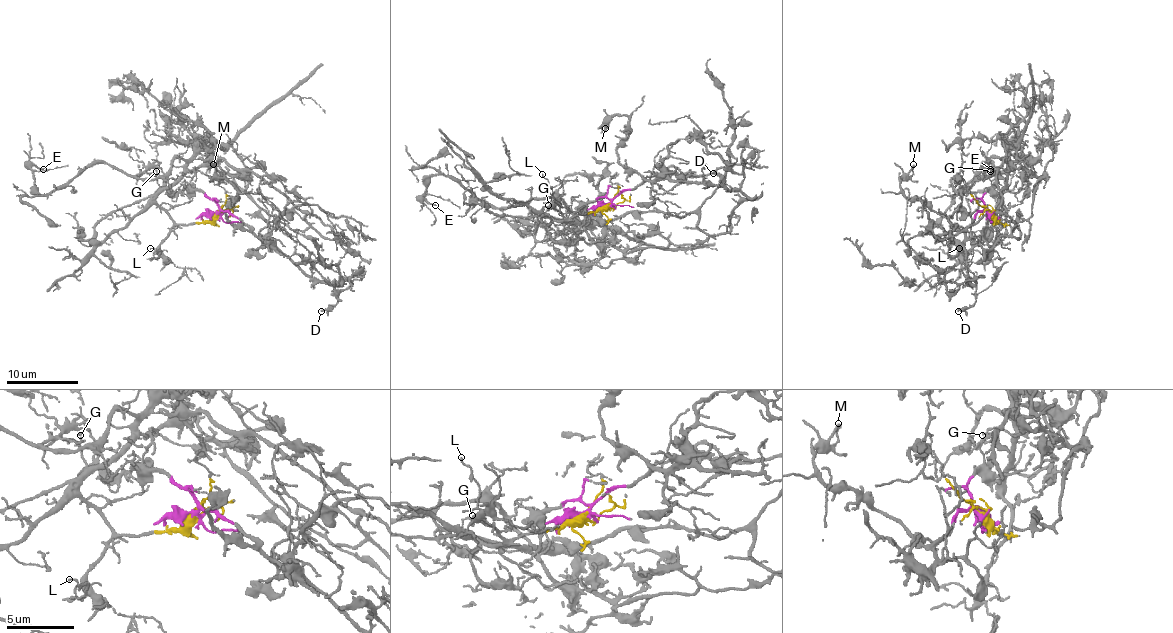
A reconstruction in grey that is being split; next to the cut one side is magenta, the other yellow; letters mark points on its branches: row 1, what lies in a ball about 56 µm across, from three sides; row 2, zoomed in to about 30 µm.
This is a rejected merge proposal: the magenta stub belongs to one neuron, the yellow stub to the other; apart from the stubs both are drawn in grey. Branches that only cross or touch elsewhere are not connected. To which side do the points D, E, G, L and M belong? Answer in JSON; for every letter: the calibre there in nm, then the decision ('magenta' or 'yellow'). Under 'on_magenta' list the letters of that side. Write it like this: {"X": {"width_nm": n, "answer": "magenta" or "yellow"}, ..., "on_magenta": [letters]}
{"D": {"width_nm": 200, "answer": "magenta"}, "E": {"width_nm": 140, "answer": "yellow"}, "G": {"width_nm": 100, "answer": "yellow"}, "L": {"width_nm": 110, "answer": "yellow"}, "M": {"width_nm": 150, "answer": "magenta"}, "on_magenta": ["D", "M"]}

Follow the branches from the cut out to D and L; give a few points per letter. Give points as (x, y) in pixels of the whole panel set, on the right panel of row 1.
D: (989, 212), (980, 211), (965, 230), (964, 245), (969, 281), (974, 286), (974, 302), (958, 311)
L: (989, 212), (1003, 227), (985, 256), (958, 248)

